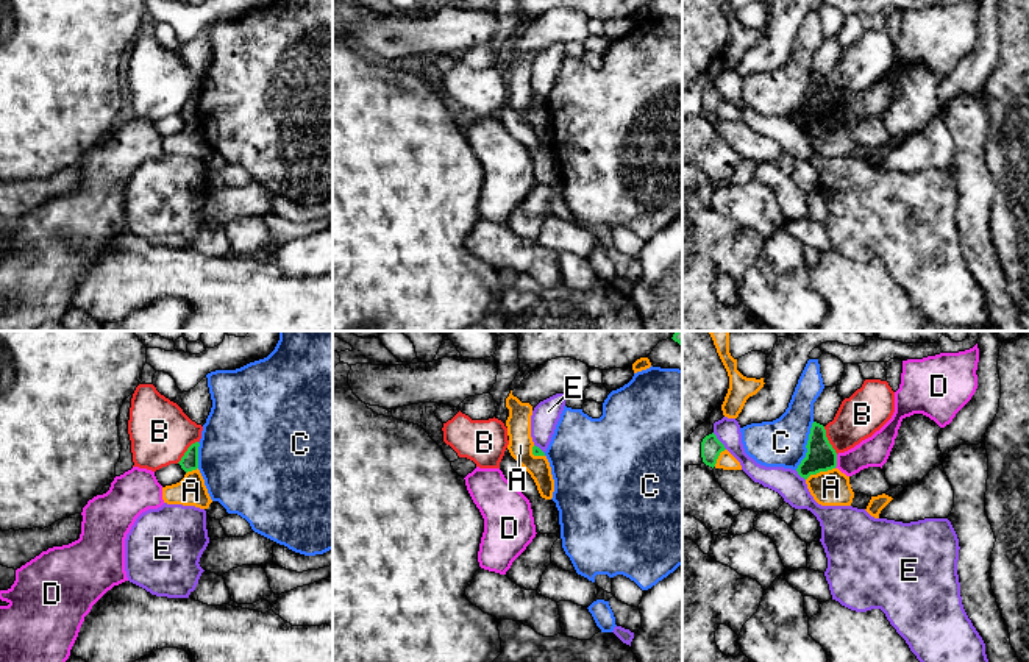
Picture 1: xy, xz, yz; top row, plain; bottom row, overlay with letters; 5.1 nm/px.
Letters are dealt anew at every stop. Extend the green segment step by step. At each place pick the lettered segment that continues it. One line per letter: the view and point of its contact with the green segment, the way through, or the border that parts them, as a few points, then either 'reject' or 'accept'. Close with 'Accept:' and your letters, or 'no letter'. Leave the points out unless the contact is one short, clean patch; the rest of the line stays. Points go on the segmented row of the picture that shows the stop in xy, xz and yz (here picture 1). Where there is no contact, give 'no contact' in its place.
A: meets green in yz at (820, 470); reject
B: meets green in yz at (828, 441); reject
C: meets green in yz at (806, 445); reject
D: meets green in yz at (836, 461); border along yz (837, 455), (834, 467); reject
E: meets green in yz at (719, 441); reject
Accept: no letter

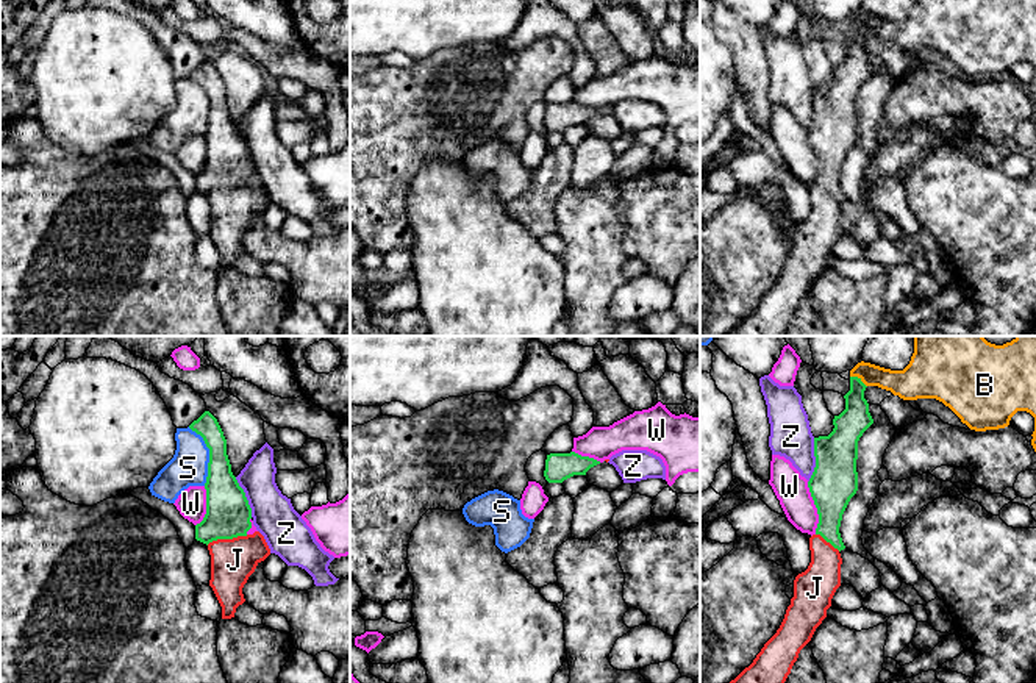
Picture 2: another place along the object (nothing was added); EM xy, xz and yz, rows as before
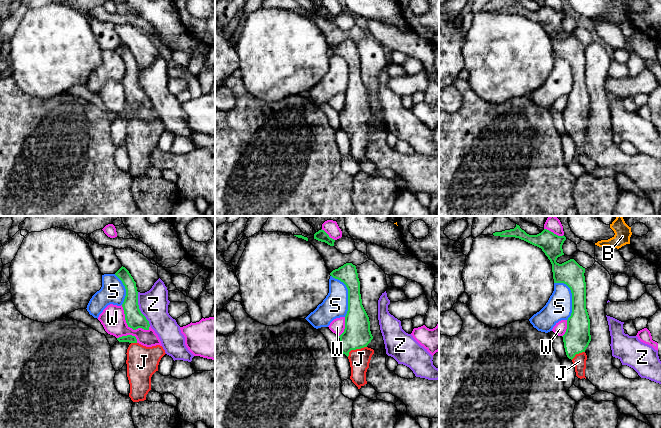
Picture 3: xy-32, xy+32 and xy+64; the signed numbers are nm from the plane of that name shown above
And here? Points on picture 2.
B: meets green in yz at (858, 379); reject
J: meets green in xy at (227, 538); runs through xy (228, 513), (227, 538), (235, 560); accept
S: meets green in xy at (210, 455); reject
W: meets green in yz at (816, 507); reject
Z: meets green in yz at (816, 460); border along yz (814, 438), (814, 471), (808, 482); reject
Accept: J

